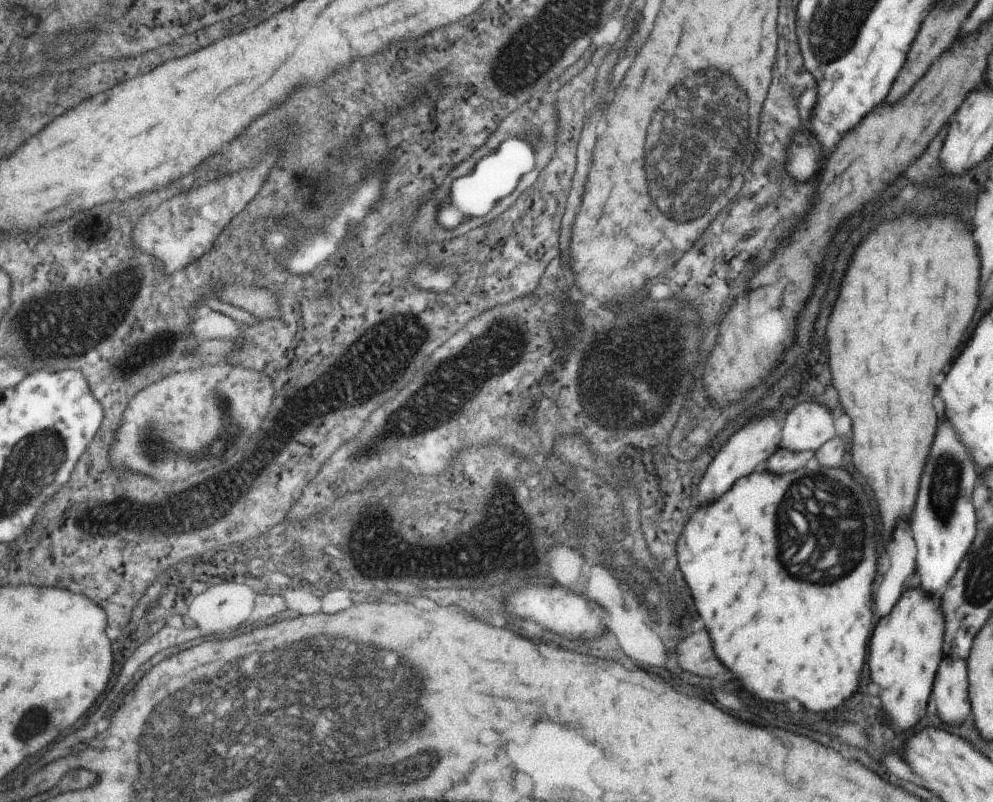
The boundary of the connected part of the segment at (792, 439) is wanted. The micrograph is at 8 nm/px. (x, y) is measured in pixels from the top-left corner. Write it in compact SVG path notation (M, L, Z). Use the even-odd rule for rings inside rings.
M814 401L795 406L785 418L780 449L815 451L834 438L832 412Z

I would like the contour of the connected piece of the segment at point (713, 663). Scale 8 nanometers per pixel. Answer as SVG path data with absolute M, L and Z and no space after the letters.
M706 630L690 634L684 642L680 642L678 656L680 656L680 664L698 676L716 678L728 672L726 668L722 668L722 662L716 658Z

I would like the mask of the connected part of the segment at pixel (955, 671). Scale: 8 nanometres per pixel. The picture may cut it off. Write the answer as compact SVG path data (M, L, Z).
M944 658L942 670L938 670L938 682L934 682L938 714L950 724L962 724L972 714L966 670L966 660Z

